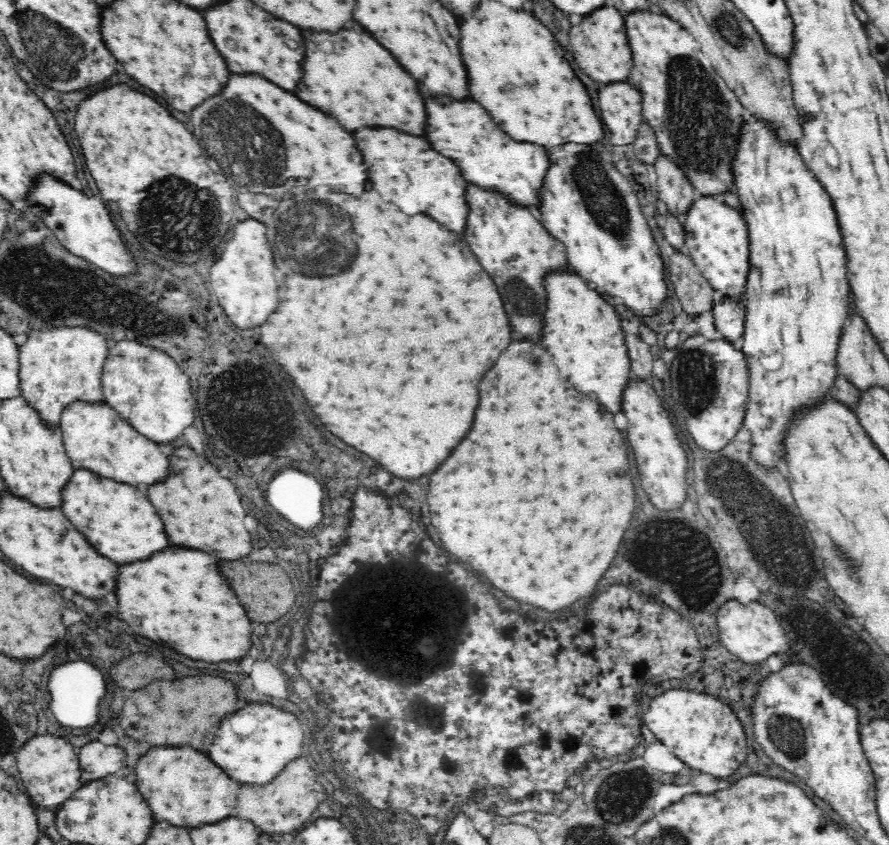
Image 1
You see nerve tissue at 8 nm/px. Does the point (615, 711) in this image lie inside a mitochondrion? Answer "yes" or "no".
no

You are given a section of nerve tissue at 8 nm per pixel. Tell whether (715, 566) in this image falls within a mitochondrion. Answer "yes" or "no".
yes

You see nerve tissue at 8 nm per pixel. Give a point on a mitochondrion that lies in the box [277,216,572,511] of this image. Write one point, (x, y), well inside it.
(525, 305)

